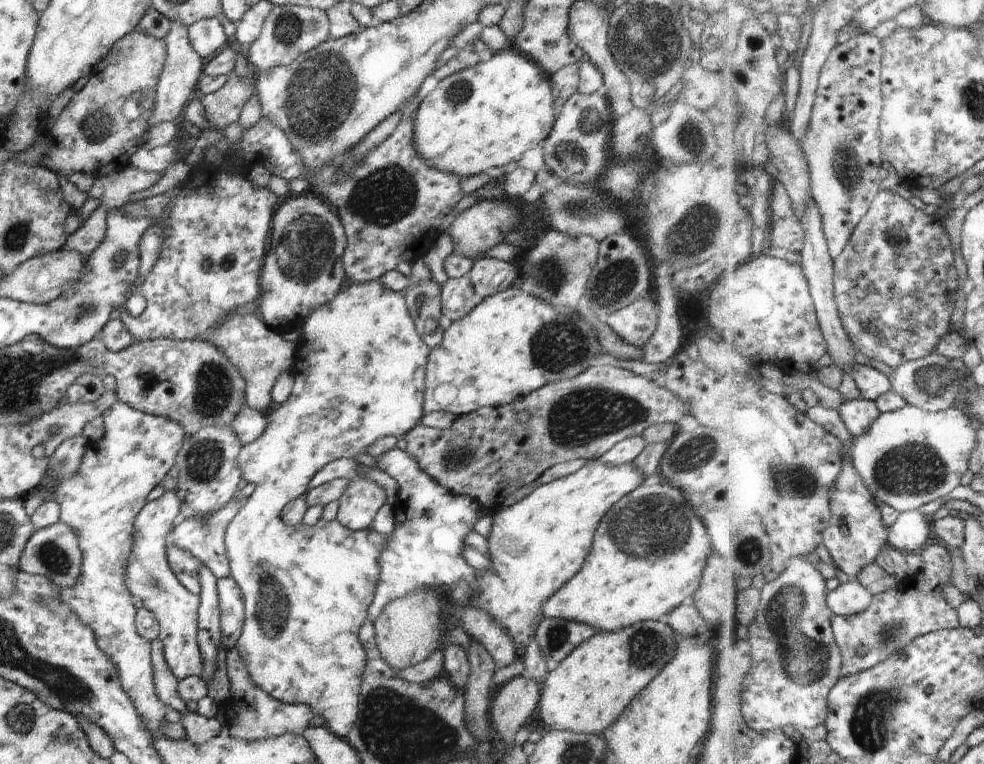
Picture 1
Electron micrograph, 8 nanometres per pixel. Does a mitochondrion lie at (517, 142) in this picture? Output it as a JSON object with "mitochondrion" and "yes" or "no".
{"mitochondrion":"no"}

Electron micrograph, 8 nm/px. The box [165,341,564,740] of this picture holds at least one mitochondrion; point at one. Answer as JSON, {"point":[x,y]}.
{"point":[273,602]}

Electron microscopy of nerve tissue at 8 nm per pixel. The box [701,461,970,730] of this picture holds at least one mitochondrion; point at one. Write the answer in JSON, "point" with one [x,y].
{"point":[805,659]}

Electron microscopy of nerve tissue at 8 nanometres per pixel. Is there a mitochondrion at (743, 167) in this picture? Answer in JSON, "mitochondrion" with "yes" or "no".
{"mitochondrion":"no"}

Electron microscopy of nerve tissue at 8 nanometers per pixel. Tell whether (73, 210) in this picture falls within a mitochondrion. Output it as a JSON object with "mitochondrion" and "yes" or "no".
{"mitochondrion":"no"}

